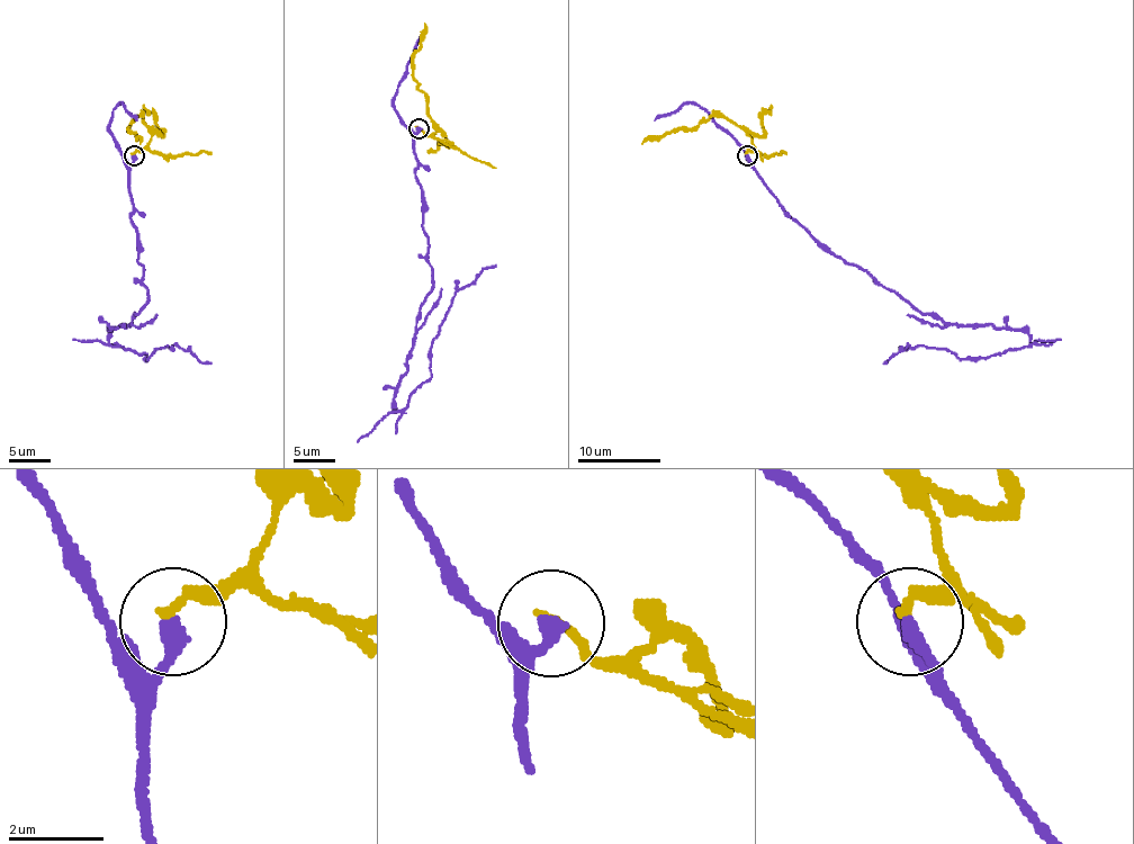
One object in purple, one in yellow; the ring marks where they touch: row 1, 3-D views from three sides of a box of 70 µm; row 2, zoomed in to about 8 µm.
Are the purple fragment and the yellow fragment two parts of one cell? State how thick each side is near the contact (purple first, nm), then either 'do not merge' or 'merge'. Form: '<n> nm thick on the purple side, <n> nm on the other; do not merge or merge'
360 nm thick on the purple side, 220 nm on the other; do not merge

